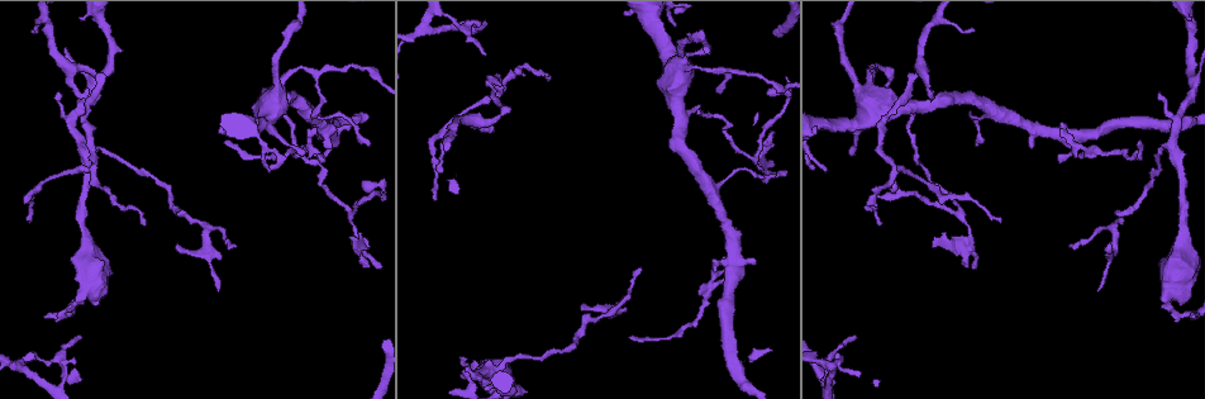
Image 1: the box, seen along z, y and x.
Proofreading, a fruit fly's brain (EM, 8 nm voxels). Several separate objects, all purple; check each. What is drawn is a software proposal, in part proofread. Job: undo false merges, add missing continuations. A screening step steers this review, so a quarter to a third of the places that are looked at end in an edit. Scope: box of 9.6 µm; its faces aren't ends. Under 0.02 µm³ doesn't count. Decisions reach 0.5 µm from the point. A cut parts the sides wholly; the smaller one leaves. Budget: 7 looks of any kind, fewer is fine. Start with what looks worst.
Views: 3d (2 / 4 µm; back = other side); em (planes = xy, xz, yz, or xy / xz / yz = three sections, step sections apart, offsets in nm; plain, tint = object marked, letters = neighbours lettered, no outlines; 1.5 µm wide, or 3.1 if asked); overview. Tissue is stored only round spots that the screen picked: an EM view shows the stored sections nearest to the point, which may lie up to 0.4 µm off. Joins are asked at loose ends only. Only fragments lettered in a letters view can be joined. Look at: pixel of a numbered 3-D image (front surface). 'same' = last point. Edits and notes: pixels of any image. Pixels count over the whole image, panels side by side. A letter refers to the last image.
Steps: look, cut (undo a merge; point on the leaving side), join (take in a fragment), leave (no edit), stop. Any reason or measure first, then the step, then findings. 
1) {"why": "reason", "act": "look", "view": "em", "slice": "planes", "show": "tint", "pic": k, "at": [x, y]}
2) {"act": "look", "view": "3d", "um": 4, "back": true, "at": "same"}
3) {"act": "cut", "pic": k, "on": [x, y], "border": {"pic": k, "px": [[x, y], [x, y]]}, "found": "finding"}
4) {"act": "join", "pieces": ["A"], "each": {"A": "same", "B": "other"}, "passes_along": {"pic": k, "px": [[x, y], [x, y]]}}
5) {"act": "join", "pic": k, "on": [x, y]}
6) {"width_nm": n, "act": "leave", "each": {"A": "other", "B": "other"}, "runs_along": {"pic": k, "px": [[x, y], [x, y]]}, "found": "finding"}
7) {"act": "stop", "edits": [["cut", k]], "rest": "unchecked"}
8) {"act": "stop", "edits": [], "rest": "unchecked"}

{"why": "branch stops here", "act": "look", "view": "3d", "um": 2, "pic": 1, "at": [717, 92]}

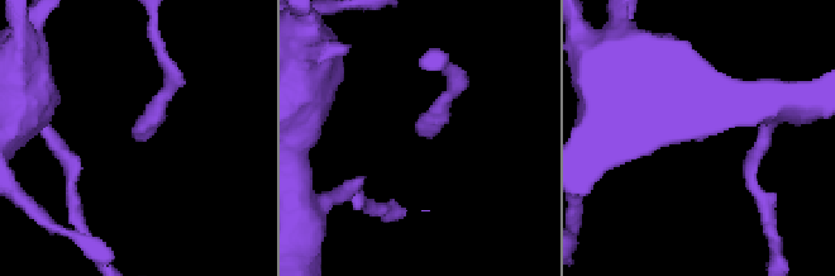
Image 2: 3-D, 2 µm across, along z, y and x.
{"act": "look", "view": "em", "slice": "yz", "step": 8, "show": "tint", "pic": 2, "at": [415, 126]}

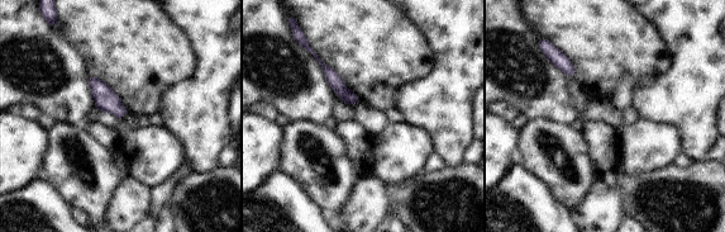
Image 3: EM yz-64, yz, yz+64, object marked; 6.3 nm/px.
{"act": "look", "view": "em", "slice": "planes", "show": "letters", "at": "same"}

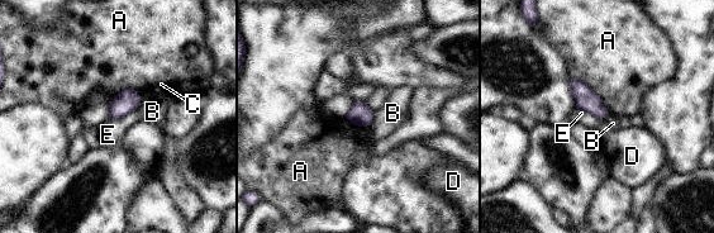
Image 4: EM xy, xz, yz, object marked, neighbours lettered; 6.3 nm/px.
{"act": "leave", "each": {"A": "other", "B": "other", "C": "other", "D": "other", "E": "other"}, "border": {"pic": 4, "px": [[570, 75], [582, 80], [609, 112]]}, "found": "no lettered fragment goes on from it"}

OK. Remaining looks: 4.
{"why": "an open end", "act": "look", "view": "em", "slice": "planes", "show": "letters", "pic": 1, "at": [1068, 245]}

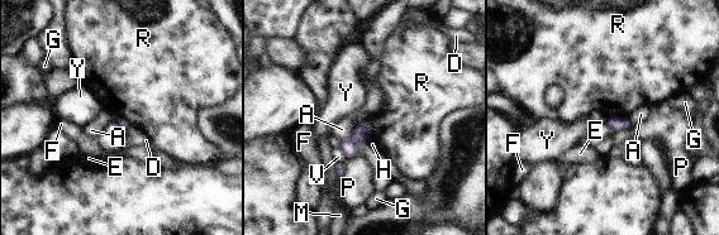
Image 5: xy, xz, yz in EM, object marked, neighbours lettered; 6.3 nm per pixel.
{"act": "leave", "each": {"A": "other", "D": "other", "E": "other", "F": "other", "G": "other", "H": "other", "M": "other", "P": "other", "R": "other", "V": "other", "Y": "other"}, "border": {"pic": 5, "px": [[367, 119], [370, 126], [368, 140]]}, "found": "no lettered fragment goes on from it"}

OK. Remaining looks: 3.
{"why": "thick turns thin", "act": "look", "view": "em", "slice": "planes", "show": "tint", "pic": 1, "at": [1165, 303]}

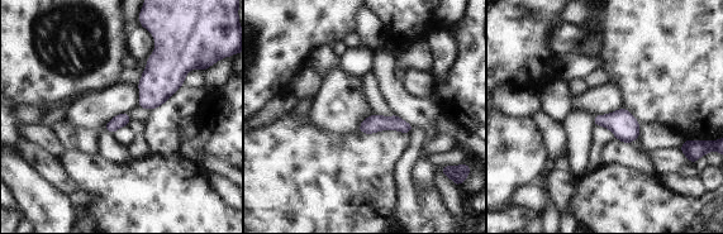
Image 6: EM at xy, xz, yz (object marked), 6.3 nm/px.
{"act": "look", "view": "em", "slice": "planes", "show": "letters", "at": "same"}

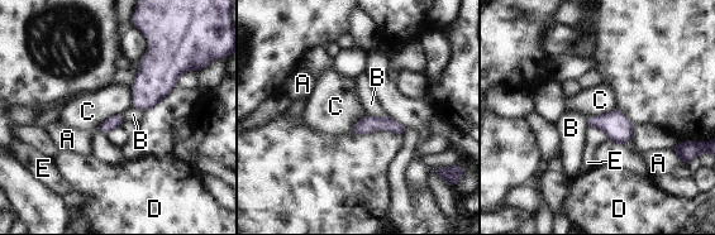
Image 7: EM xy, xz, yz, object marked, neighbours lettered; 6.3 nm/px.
{"width_nm": 90, "act": "leave", "each": {"A": "other", "B": "other", "C": "other", "D": "other", "E": "other"}, "border": {"pic": 7, "px": [[615, 108], [587, 118]]}, "found": "all the same neuron"}

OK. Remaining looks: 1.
{"act": "stop", "edits": [], "rest": "unchecked"}

